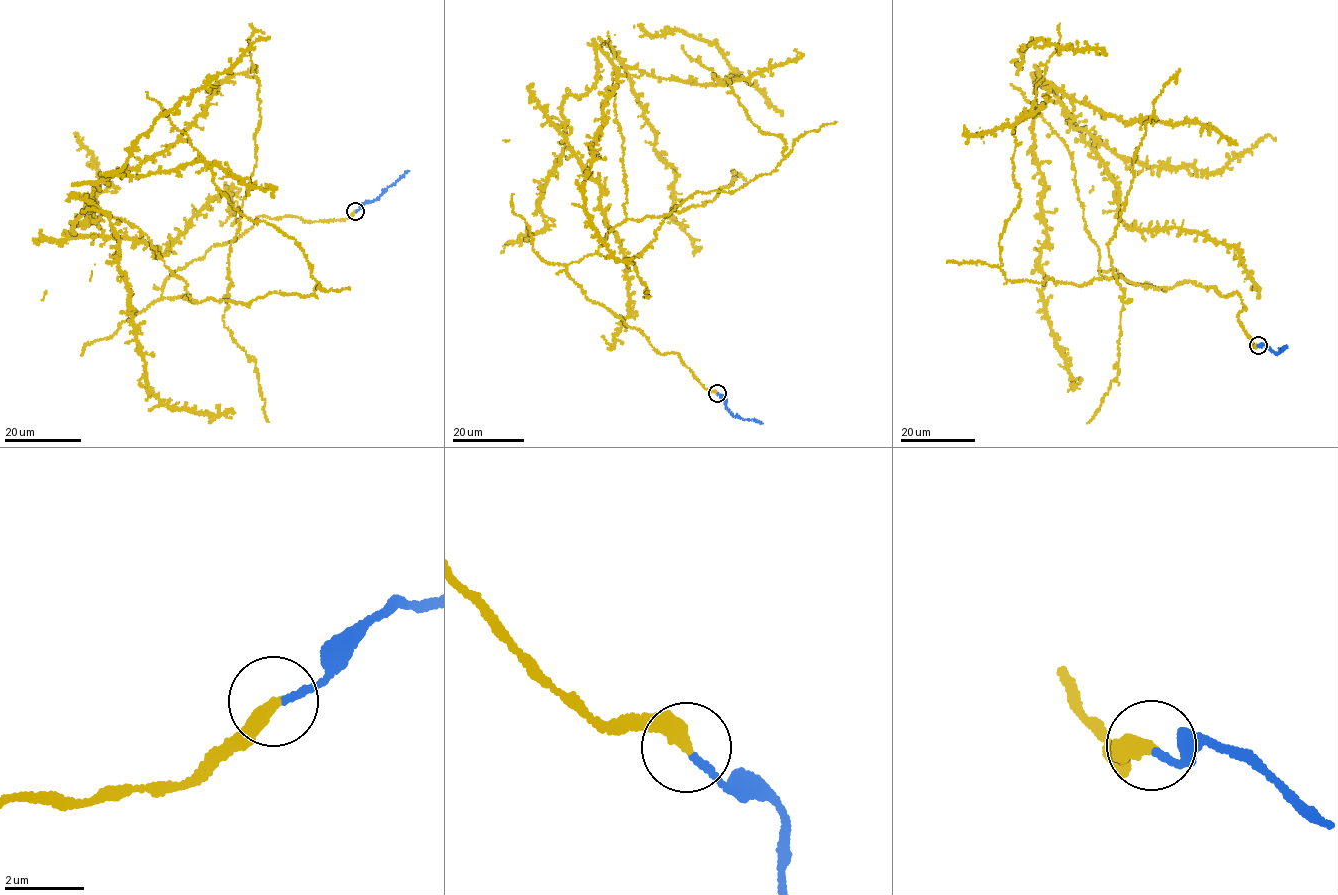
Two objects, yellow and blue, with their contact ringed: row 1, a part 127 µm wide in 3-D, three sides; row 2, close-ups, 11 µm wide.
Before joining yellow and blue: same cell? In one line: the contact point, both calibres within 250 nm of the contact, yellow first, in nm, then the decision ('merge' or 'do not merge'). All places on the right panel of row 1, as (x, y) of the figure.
(1258, 345) | 380/180 nm | do not merge

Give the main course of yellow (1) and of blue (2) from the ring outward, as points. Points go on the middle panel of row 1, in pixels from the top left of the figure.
1: (716, 393), (566, 265), (626, 220), (769, 174), (786, 143), (727, 78), (626, 67), (694, 255)
2: (717, 393), (725, 399), (726, 408), (731, 415), (762, 423)

